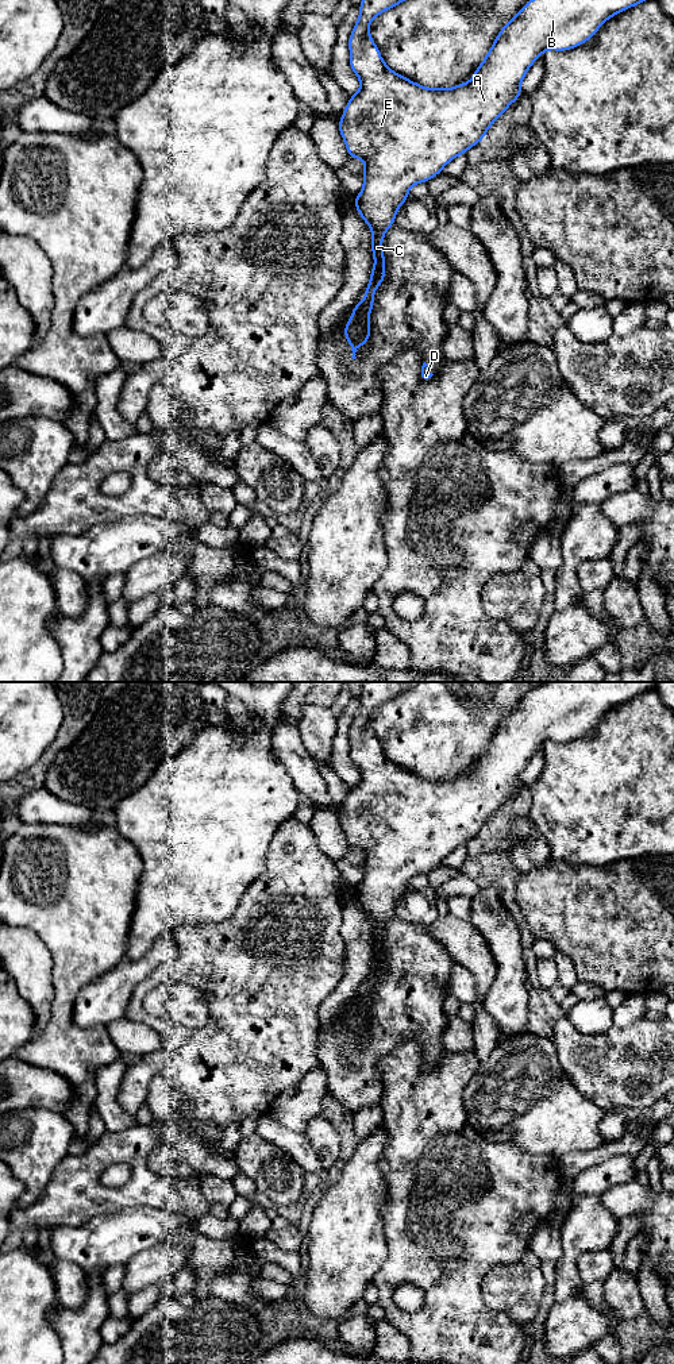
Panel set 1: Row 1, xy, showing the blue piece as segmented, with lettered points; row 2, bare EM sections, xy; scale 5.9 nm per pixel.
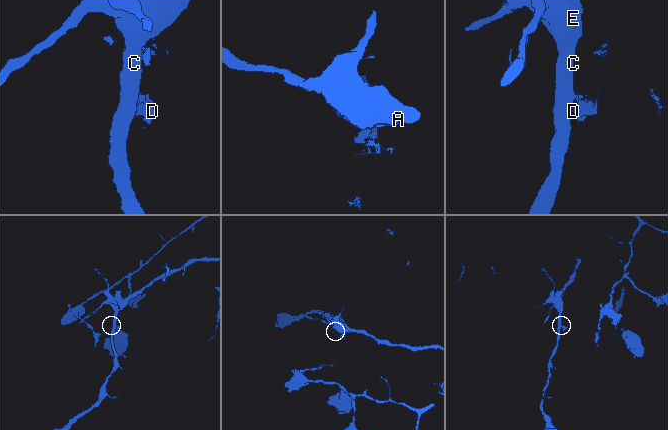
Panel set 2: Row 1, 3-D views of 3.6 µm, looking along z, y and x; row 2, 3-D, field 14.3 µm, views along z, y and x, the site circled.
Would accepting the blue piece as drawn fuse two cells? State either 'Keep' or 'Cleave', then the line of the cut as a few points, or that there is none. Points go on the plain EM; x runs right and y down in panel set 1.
Cleave. Split along xy (351, 1037), (357, 1040)

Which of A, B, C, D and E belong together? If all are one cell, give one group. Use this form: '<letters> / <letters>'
A B C E / D

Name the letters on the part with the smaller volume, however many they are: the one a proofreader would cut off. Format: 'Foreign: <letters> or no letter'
Foreign: D

